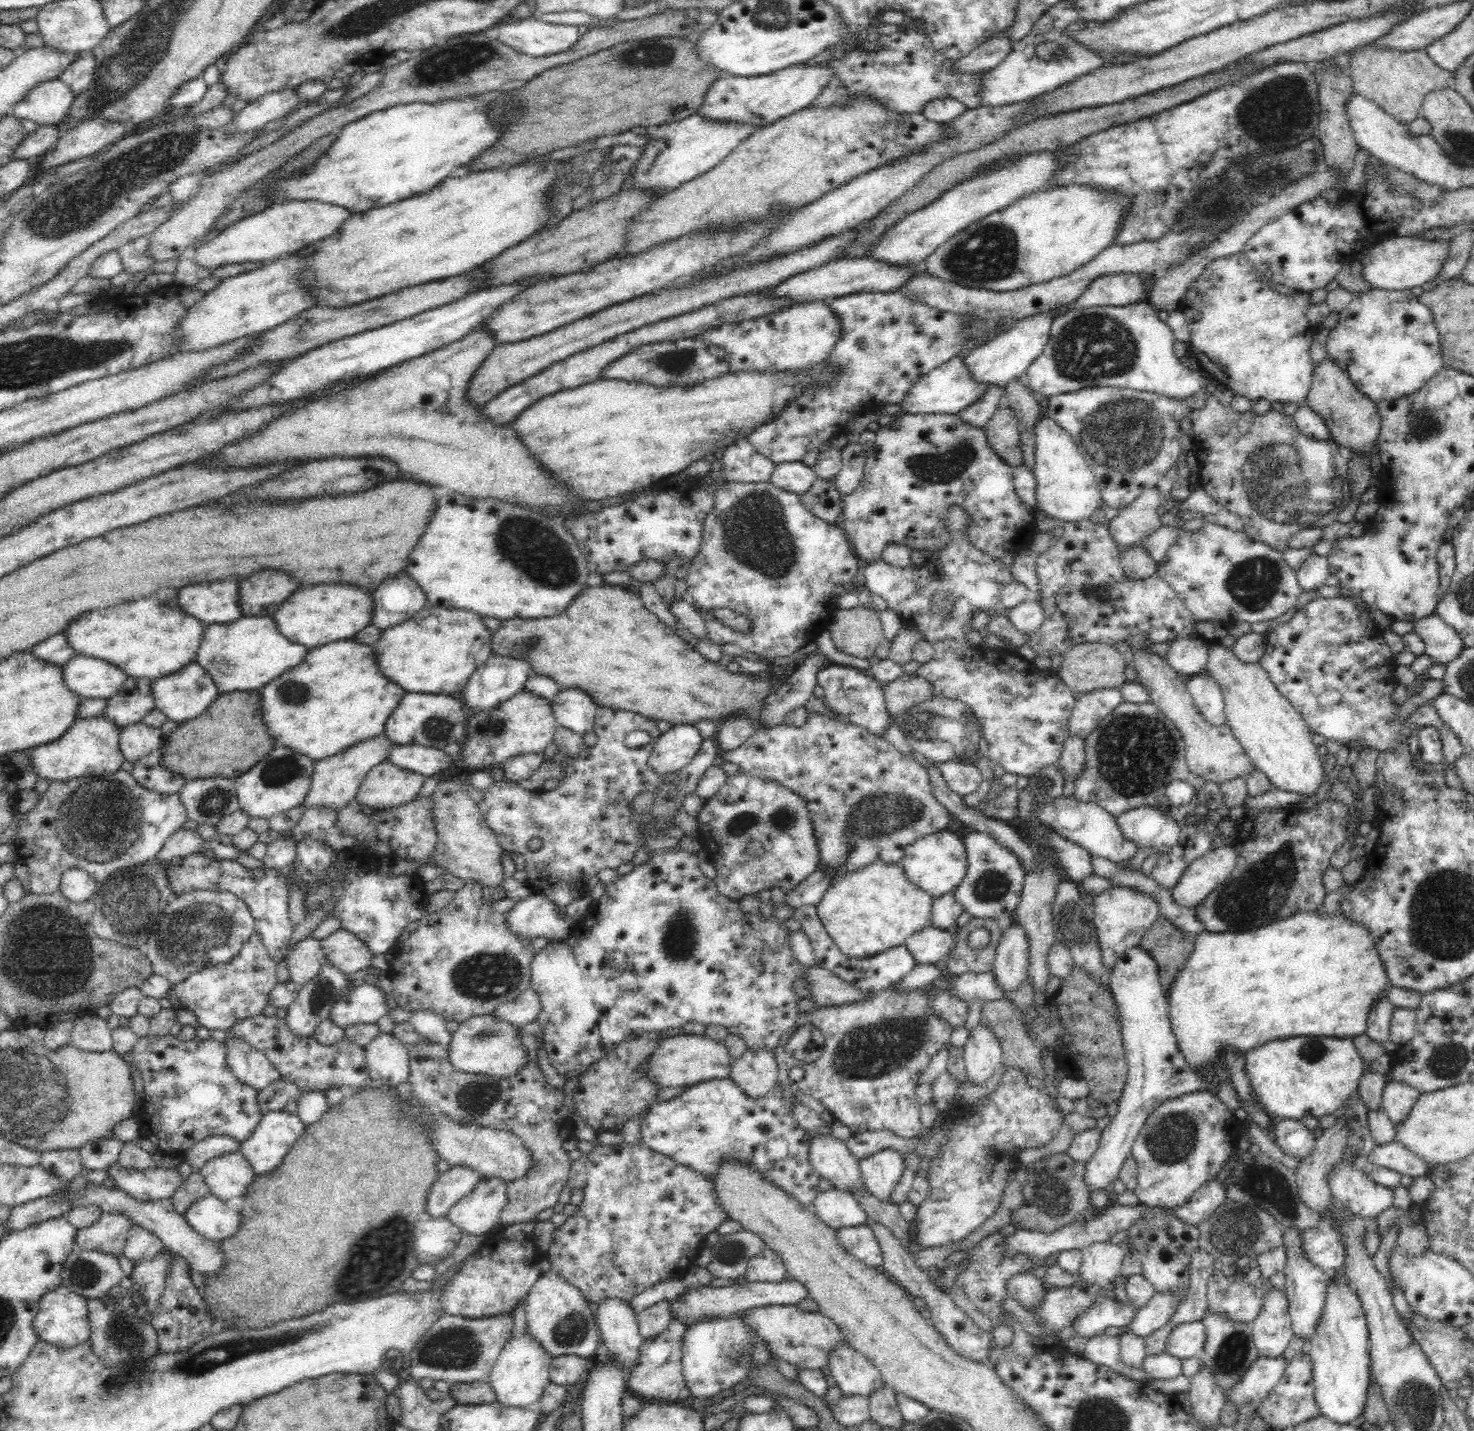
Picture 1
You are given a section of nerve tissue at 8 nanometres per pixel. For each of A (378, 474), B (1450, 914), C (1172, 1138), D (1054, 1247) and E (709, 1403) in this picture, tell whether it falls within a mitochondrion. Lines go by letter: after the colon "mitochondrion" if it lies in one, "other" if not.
A: other
B: mitochondrion
C: mitochondrion
D: other
E: other

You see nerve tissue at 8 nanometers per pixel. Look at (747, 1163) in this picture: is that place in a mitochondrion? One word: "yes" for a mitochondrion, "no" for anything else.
no

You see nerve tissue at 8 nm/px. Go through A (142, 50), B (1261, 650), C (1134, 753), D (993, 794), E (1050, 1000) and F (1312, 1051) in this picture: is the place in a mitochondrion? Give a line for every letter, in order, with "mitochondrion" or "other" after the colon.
A: mitochondrion
B: other
C: mitochondrion
D: other
E: other
F: mitochondrion

